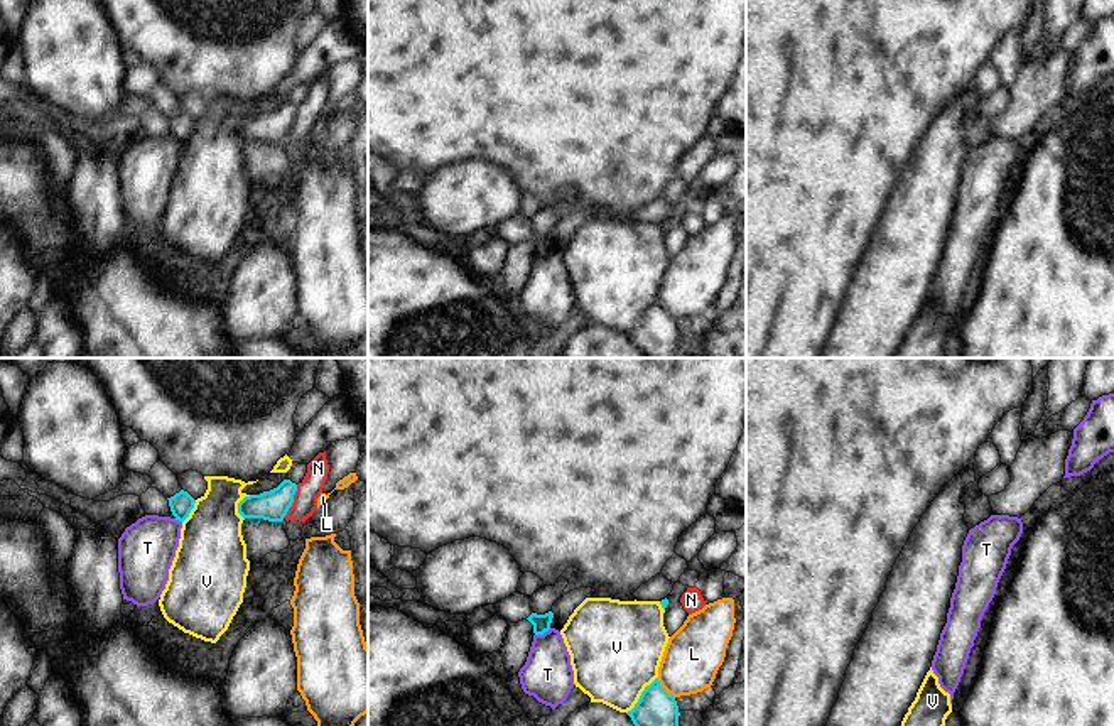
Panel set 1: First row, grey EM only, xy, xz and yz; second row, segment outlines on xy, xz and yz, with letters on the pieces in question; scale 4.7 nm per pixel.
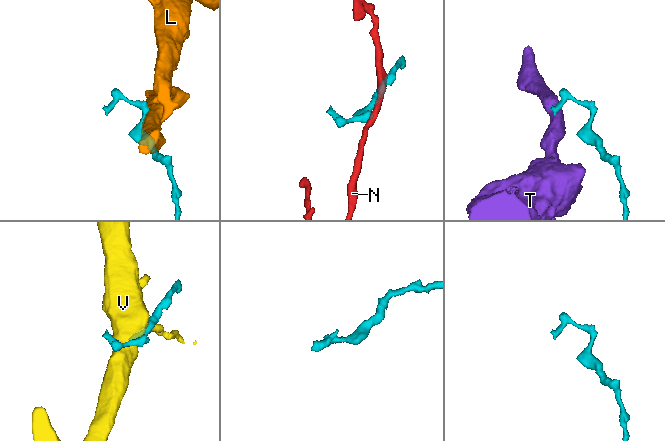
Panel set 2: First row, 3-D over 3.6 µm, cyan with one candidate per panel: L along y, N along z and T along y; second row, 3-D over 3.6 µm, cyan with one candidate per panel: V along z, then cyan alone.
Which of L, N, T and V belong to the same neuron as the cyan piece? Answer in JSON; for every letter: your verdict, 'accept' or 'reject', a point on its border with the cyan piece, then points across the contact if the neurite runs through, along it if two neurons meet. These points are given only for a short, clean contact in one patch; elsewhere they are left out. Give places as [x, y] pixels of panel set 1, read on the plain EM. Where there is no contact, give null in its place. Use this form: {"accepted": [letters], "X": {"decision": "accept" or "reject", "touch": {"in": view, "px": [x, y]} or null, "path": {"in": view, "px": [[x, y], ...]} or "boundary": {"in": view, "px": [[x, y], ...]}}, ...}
{"accepted": [], "L": {"decision": "reject", "touch": {"in": "xz", "px": [662, 309]}}, "N": {"decision": "reject", "touch": {"in": "xy", "px": [292, 124]}, "boundary": {"in": "xy", "px": [[297, 107], [292, 127], [282, 139]]}}, "T": {"decision": "reject", "touch": {"in": "xz", "px": [542, 255]}, "boundary": {"in": "xz", "px": [[551, 250], [535, 257]]}}, "V": {"decision": "reject", "touch": {"in": "xz", "px": [640, 318]}}}

